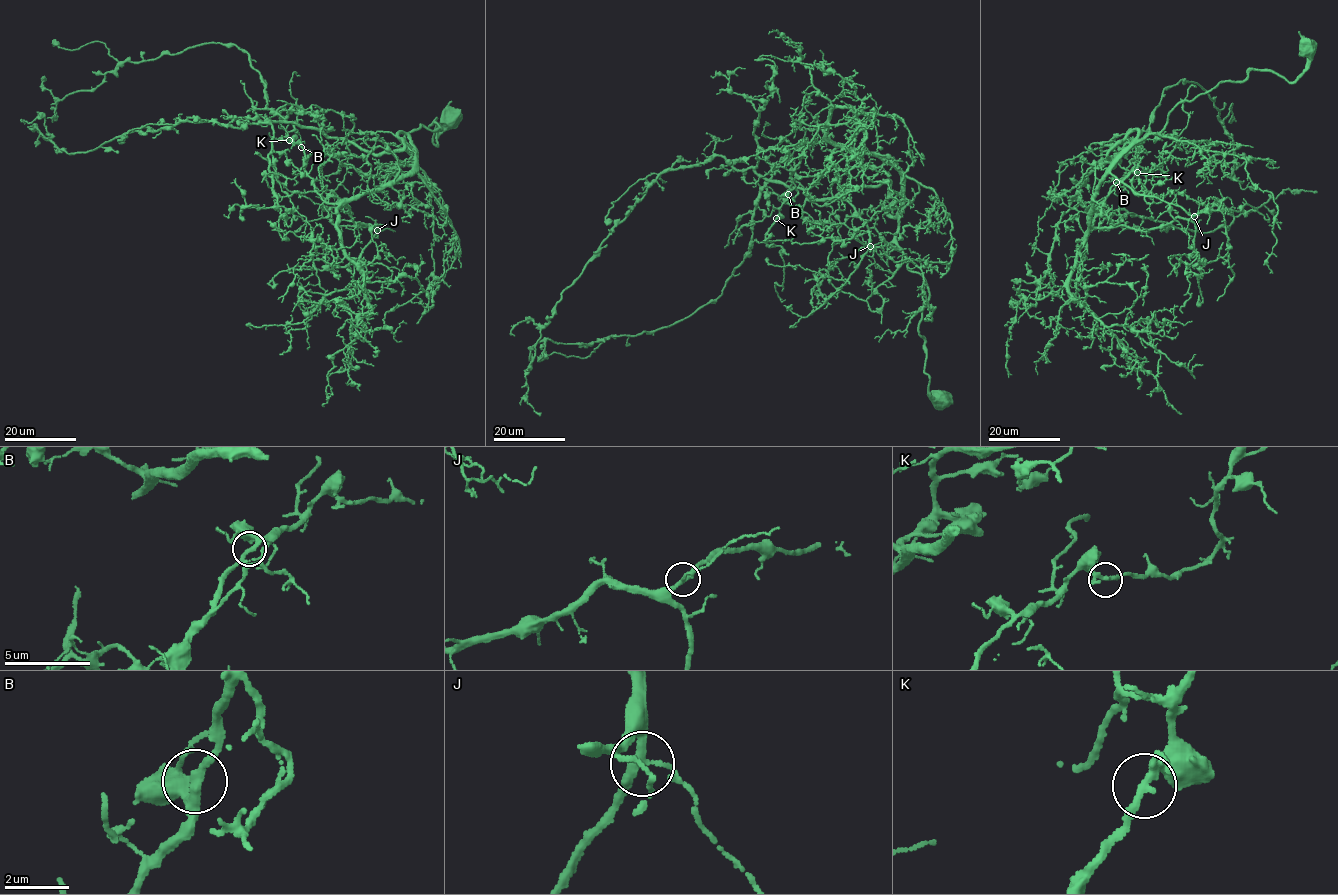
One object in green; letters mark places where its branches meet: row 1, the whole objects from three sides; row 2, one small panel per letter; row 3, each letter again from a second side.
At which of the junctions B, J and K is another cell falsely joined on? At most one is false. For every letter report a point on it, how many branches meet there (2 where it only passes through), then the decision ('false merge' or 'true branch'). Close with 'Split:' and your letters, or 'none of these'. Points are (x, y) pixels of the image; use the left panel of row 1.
B: at (301, 147); 3 branches meet; true branch
J: at (377, 230); 3 branches meet; true branch
K: at (289, 140); 3 branches meet; true branch
Split: none of these

